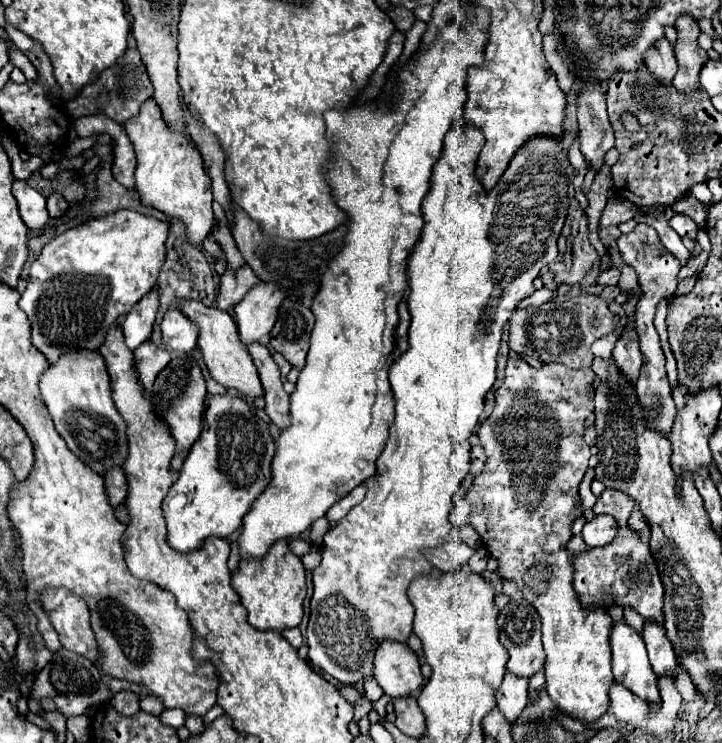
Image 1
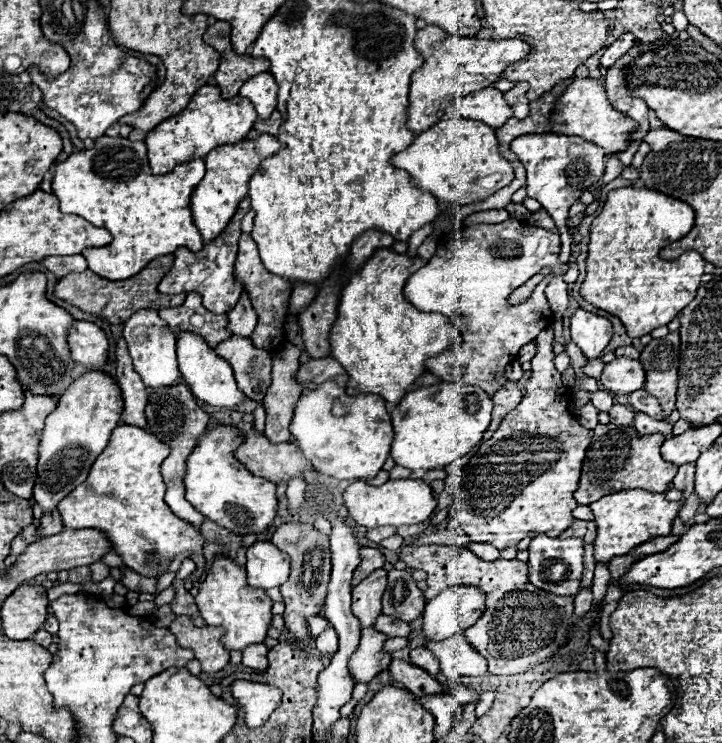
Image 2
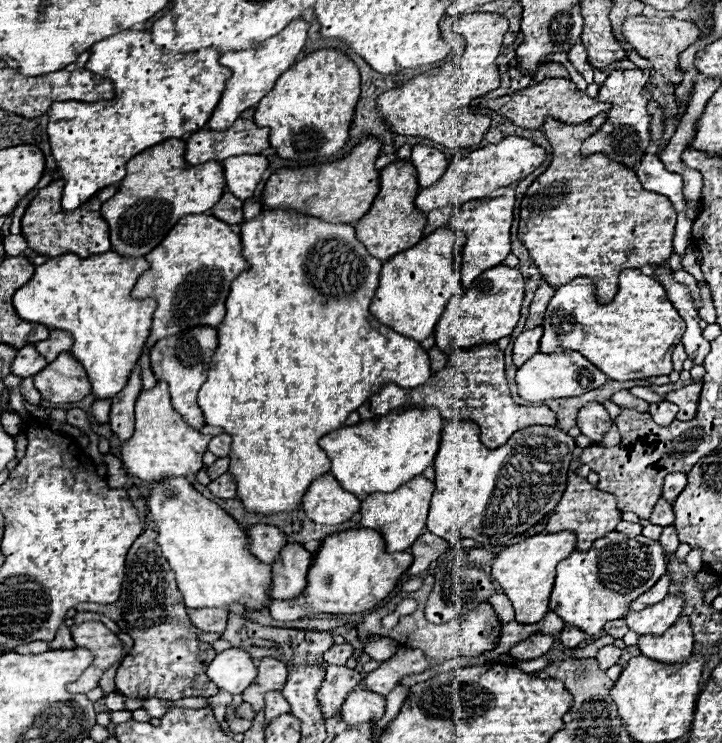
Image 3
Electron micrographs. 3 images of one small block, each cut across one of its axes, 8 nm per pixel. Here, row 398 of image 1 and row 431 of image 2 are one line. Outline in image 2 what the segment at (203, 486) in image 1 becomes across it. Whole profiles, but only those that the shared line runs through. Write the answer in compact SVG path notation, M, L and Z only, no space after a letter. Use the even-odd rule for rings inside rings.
M214 424L206 430L206 434L202 434L202 438L198 438L198 446L194 446L190 458L186 460L186 500L202 516L228 528L230 532L240 536L262 534L276 516L276 484L250 474L236 460L236 450L242 442L244 432L232 424Z

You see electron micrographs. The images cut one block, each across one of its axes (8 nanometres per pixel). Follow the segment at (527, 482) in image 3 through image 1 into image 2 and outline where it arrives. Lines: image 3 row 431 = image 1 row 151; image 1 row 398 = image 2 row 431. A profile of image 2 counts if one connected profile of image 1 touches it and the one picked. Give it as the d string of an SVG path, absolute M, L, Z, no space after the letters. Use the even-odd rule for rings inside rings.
M464 382L434 384L408 392L392 410L394 442L390 456L398 466L410 470L438 470L468 454L482 442L482 434L490 424L492 400L478 386Z

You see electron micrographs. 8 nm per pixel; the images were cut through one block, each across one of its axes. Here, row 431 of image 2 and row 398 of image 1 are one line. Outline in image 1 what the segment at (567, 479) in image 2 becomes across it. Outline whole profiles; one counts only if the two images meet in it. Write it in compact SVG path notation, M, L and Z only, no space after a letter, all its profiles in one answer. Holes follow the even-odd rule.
M508 360L508 366L506 366L506 378L502 382L502 386L498 388L496 392L496 406L494 406L494 412L492 416L482 422L482 426L478 428L478 438L484 446L484 452L488 456L488 462L486 462L486 468L484 468L484 474L474 478L474 484L470 488L470 492L466 494L466 498L470 500L470 504L474 506L472 514L470 514L470 524L474 526L474 530L480 534L482 542L486 544L488 552L492 558L498 560L498 574L502 580L512 580L524 594L524 598L536 608L536 612L540 614L542 618L542 644L544 644L544 652L546 652L546 664L544 664L544 672L546 672L546 692L548 696L552 698L552 702L558 706L560 712L564 712L566 716L570 718L576 718L576 720L584 720L584 722L596 722L602 718L602 714L606 714L608 706L610 706L610 686L614 684L614 676L612 676L612 652L610 652L610 628L612 628L612 618L610 614L606 614L604 610L582 610L580 604L578 604L578 596L572 588L572 554L566 550L566 542L570 540L570 524L574 518L582 516L582 510L580 510L580 496L578 496L578 484L582 482L586 470L588 470L588 460L590 460L590 446L584 442L584 420L586 416L592 412L594 408L594 396L592 396L592 390L590 390L590 382L594 380L594 372L592 368L582 368L582 370L570 370L562 364L544 364L542 368L534 368L530 366L528 362L524 360ZM544 410L544 416L538 418L536 412Z

